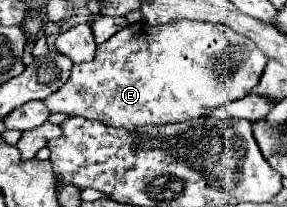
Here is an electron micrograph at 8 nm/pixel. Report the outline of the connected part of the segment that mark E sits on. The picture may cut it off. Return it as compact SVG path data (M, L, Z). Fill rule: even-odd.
M140 21L136 25L128 25L110 37L106 43L98 45L96 57L90 63L74 65L72 77L50 97L42 99L50 113L64 115L80 115L84 119L96 119L110 127L126 127L134 129L140 125L164 125L164 123L180 123L194 117L204 117L212 109L230 103L234 99L242 99L248 91L260 81L260 75L268 63L268 57L246 37L236 35L230 27L222 23L210 21L176 21L172 25L146 25ZM228 47L240 47L244 51L244 59L236 59L234 63L226 63L222 59L222 51Z

